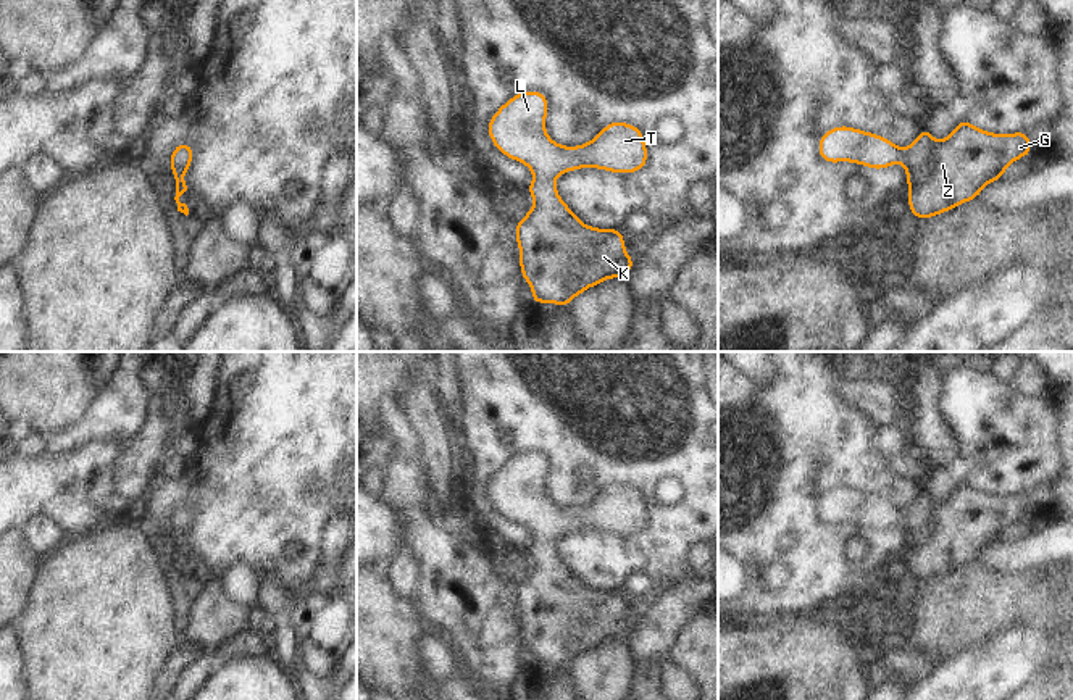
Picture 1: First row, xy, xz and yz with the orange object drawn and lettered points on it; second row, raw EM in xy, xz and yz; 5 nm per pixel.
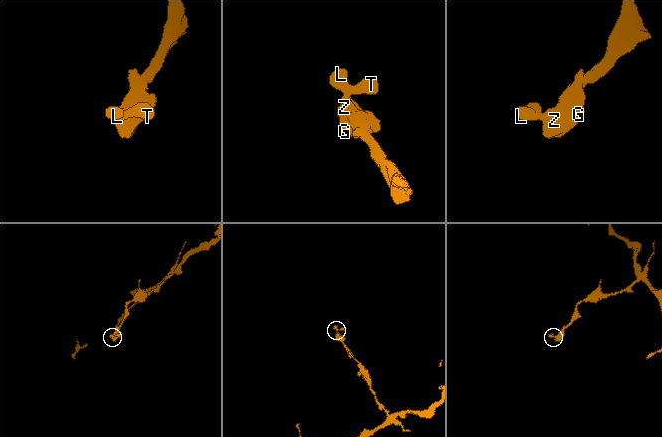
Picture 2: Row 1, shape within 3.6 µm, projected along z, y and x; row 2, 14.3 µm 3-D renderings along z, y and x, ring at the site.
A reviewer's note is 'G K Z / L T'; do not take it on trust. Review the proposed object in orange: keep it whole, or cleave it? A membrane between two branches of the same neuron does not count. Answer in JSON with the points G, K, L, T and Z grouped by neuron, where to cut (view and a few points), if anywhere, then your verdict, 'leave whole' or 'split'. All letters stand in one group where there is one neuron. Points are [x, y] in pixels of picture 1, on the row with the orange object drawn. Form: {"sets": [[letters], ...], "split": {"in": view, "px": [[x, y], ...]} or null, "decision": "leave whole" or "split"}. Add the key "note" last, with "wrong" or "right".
{"sets": [["G", "K", "L", "T", "Z"]], "split": null, "decision": "leave whole", "note": "wrong"}

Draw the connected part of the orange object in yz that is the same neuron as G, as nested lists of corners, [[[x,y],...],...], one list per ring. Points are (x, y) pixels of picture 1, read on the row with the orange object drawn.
[[[965,119],[941,142],[921,129],[907,147],[849,126],[823,132],[818,153],[828,163],[858,163],[884,169],[902,163],[908,184],[908,210],[916,219],[933,218],[979,197],[984,185],[1033,152],[1029,134],[994,134]]]

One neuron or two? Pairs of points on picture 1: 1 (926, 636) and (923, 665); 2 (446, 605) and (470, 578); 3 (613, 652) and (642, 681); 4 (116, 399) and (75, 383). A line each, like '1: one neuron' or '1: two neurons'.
1: two neurons
2: one neuron
3: two neurons
4: two neurons

